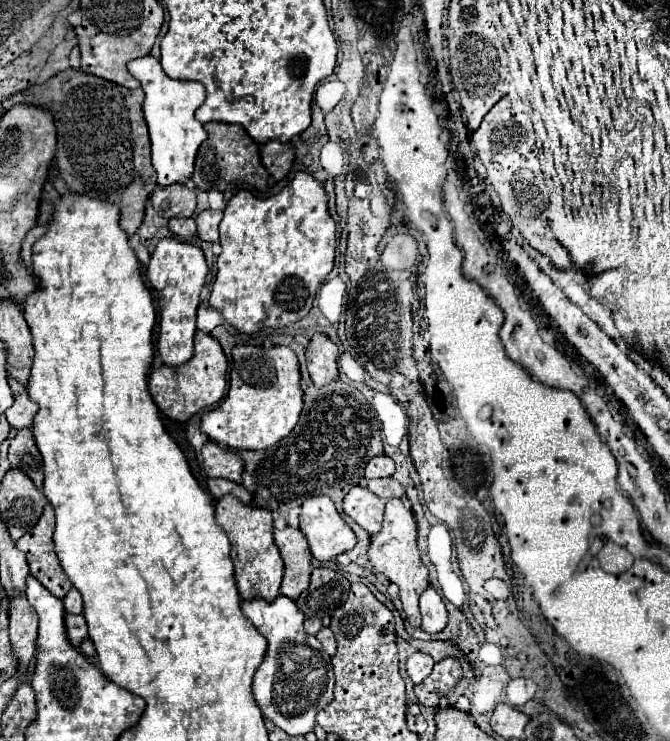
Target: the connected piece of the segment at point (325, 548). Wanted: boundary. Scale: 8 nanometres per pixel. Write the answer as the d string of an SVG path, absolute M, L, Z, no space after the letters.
M318 495L318 497L308 497L308 501L304 501L302 511L300 511L300 531L306 535L310 551L320 563L334 561L340 553L344 553L356 545L354 531L342 519L342 515L336 511L334 503L328 501L328 497Z

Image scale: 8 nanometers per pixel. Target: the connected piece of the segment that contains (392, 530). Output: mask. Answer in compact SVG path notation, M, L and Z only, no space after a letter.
M388 499L386 511L384 511L384 523L382 529L370 539L368 547L368 561L376 571L386 575L392 583L400 589L400 601L404 605L404 613L410 619L412 625L420 627L420 609L418 609L418 597L420 593L430 585L428 583L428 569L420 561L420 553L416 547L416 521L412 511L402 499Z

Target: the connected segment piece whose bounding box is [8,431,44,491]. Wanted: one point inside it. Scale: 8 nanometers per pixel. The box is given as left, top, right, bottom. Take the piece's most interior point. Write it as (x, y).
(23, 454)

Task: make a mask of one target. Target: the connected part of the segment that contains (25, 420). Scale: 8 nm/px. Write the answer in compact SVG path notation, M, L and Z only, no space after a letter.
M12 377L8 379L12 393L14 393L14 405L10 409L6 409L6 419L10 423L10 427L14 427L16 431L22 429L32 429L34 425L34 417L38 413L38 405L34 401L30 401L28 391L24 385L20 385L18 381L14 381Z

